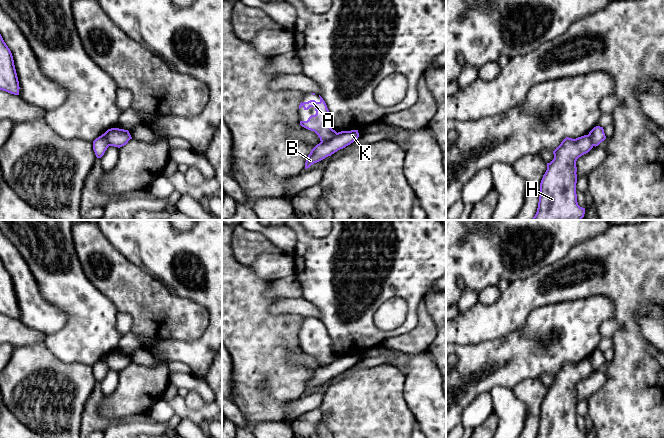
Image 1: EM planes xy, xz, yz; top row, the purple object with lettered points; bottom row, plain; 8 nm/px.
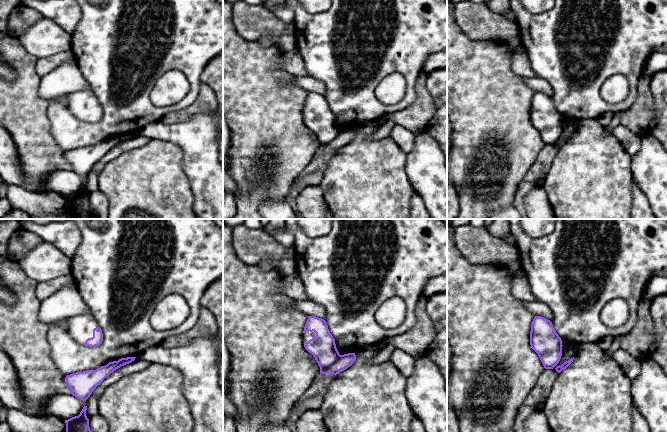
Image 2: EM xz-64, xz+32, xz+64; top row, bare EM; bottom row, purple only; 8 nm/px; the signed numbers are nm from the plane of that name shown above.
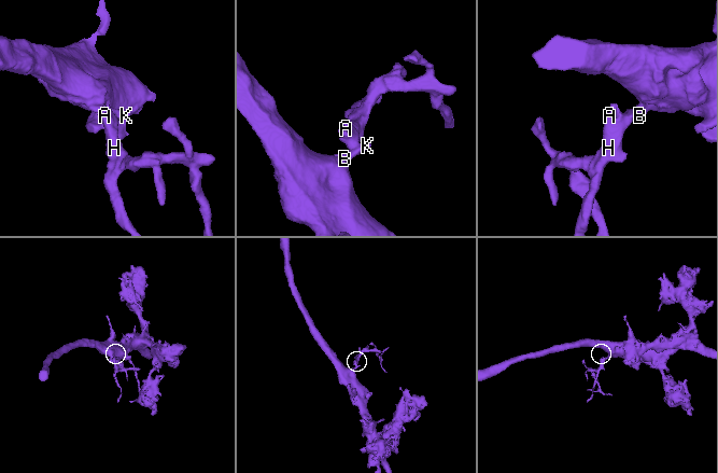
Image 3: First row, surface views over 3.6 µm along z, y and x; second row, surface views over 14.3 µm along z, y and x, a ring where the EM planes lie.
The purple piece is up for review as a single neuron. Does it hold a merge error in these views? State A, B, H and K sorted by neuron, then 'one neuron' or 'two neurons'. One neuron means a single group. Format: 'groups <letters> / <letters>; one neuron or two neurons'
groups A H / B K; two neurons

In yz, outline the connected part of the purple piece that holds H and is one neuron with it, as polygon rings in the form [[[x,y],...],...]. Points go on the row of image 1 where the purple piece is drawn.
[[[588,135],[572,139],[566,137],[553,151],[554,159],[547,163],[547,170],[540,183],[538,208],[532,220],[582,220],[585,208],[578,205],[576,194],[576,161],[588,153],[593,144]]]

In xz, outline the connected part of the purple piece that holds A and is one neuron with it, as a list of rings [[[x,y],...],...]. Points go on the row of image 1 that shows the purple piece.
[[[320,95],[319,97],[319,102],[310,100],[308,102],[300,103],[299,109],[303,107],[304,110],[308,110],[310,107],[314,107],[316,111],[316,114],[311,115],[307,121],[300,121],[300,125],[308,130],[314,131],[321,142],[328,142],[337,134],[337,132],[331,128],[330,112],[323,98]]]

